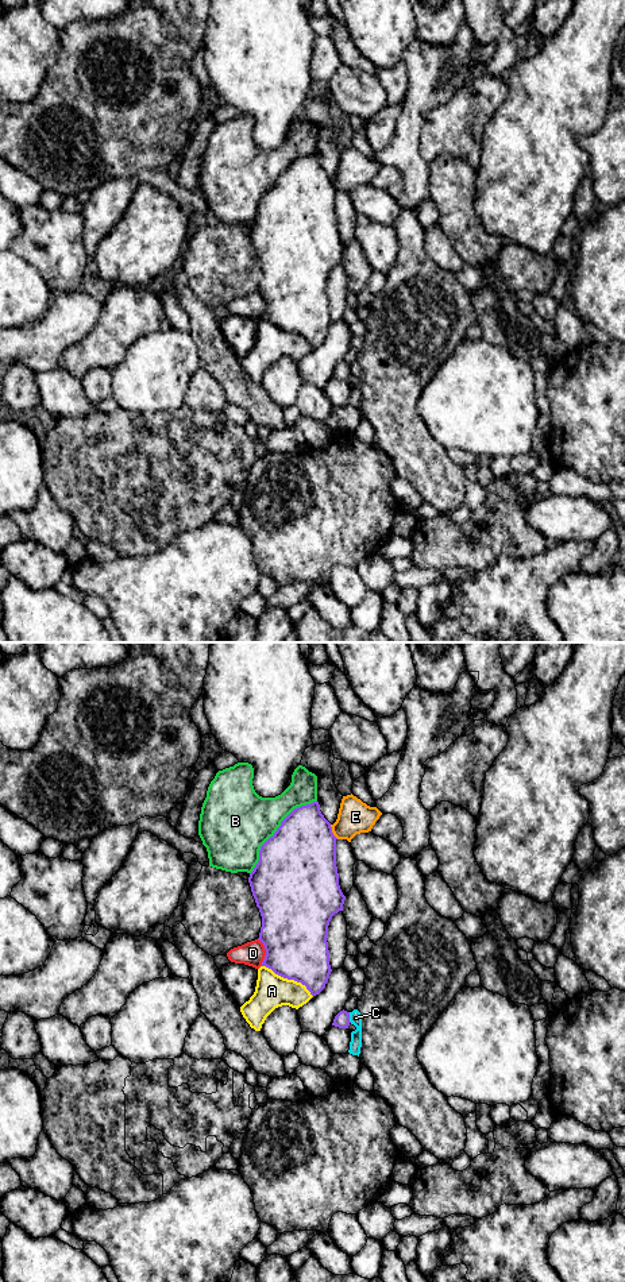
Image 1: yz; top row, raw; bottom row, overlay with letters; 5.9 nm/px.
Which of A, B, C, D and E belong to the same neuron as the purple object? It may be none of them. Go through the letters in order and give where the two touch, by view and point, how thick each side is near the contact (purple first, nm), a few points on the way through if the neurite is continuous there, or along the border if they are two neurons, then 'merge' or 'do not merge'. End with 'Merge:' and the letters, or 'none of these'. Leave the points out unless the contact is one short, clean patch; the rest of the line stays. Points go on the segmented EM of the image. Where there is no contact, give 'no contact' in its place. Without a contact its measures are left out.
A: meets purple in yz at (289, 979); 380 nm thick on the purple side, 200 nm on the other; do not merge
B: meets purple in yz at (277, 830); 460 nm thick on the purple side, 400 nm on the other; do not merge
C: meets purple in yz at (348, 1018); 90 nm thick on the purple side, 70 nm on the other; border along yz (348, 1012), (351, 1022); do not merge
D: meets purple in yz at (266, 952); 400 nm thick on the purple side, 150 nm on the other; do not merge
E: meets purple in yz at (331, 831); 440 nm thick on the purple side, 200 nm on the other; do not merge
Merge: none of these

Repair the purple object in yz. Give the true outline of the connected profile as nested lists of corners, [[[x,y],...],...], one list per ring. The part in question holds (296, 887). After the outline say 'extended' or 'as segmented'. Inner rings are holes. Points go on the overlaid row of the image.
[[[319,802],[297,807],[281,822],[274,835],[261,846],[259,861],[248,877],[252,896],[262,916],[258,938],[266,950],[262,966],[283,978],[301,982],[312,996],[319,995],[325,988],[332,972],[327,942],[328,926],[332,916],[343,911],[346,900],[339,885],[336,839],[331,823],[320,811]]]; as segmented

